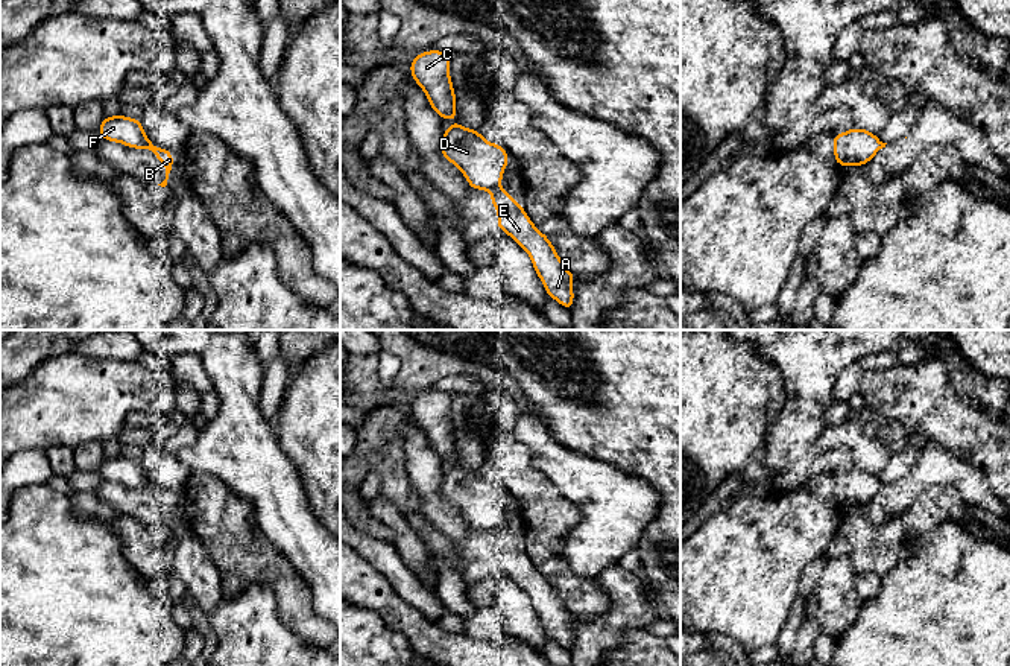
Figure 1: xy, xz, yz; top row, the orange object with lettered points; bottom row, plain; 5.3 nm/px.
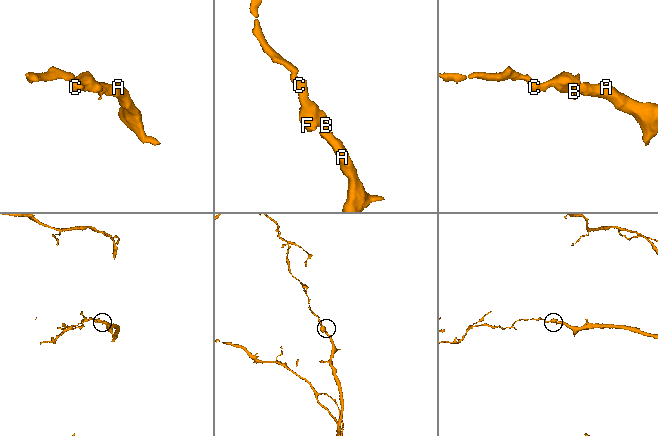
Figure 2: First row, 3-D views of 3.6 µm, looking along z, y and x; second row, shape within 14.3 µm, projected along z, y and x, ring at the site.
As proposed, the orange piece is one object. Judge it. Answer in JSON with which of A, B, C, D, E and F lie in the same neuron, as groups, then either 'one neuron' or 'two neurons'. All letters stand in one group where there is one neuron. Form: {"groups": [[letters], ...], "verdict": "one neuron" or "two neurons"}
{"groups": [["A", "B", "E"], ["C", "D", "F"]], "verdict": "two neurons"}

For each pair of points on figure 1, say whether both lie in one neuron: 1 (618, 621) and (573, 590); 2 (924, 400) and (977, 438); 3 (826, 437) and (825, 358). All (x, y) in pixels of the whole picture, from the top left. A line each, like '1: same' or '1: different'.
1: different
2: same
3: different

